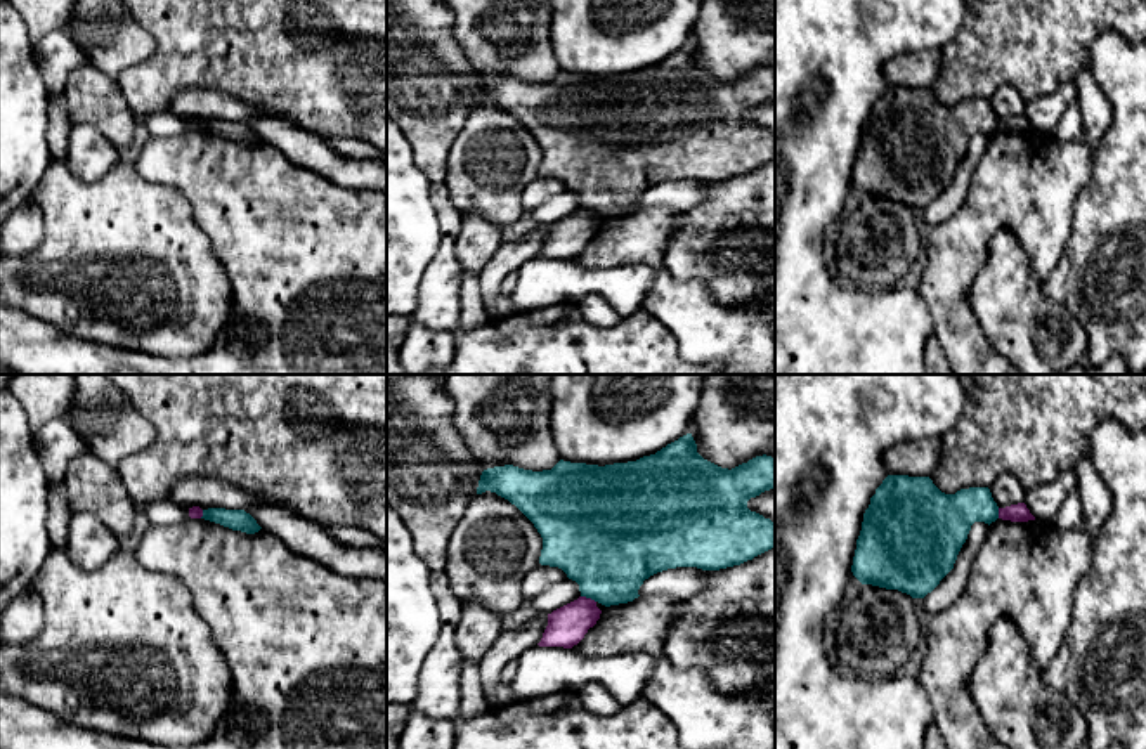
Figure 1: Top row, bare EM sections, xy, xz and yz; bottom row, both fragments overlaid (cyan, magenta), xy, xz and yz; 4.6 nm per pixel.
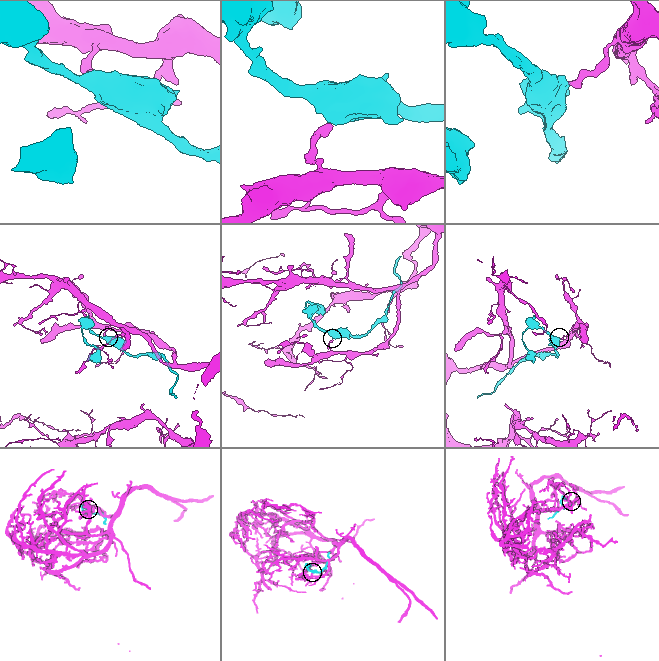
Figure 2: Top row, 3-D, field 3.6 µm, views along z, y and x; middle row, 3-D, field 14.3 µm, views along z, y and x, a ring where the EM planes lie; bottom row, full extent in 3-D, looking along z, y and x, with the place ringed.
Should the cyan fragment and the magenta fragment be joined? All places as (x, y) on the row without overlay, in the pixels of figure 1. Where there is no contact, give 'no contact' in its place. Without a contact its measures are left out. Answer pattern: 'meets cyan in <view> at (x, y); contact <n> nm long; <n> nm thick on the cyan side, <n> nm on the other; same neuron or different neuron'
meets cyan in xz at (588, 208); contact 80 nm long; 440 nm thick on the cyan side, 180 nm on the other; different neuron

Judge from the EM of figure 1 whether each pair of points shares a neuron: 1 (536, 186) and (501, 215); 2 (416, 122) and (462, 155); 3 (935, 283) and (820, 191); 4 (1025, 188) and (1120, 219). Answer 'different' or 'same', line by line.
1: different
2: different
3: different
4: different

